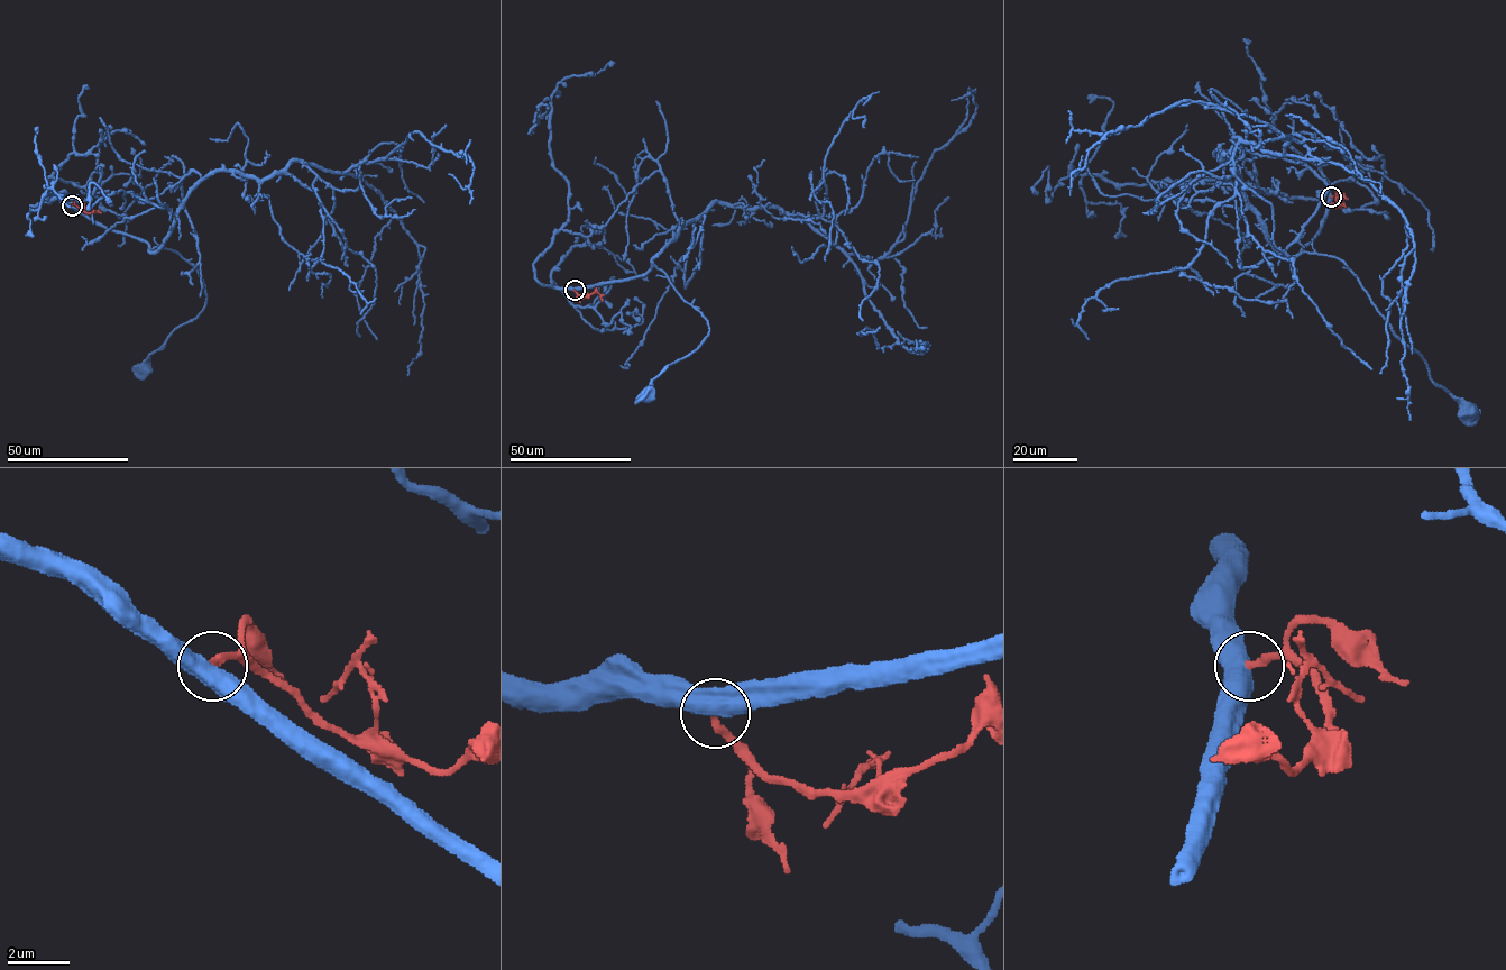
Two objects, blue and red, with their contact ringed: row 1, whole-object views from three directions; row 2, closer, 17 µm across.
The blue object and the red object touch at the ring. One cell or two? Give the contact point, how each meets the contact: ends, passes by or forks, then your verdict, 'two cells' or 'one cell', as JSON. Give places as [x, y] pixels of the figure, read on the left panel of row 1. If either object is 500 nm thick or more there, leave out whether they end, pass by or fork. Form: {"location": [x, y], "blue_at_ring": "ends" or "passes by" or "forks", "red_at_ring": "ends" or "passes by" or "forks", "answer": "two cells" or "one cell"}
{"location": [72, 206], "answer": "two cells"}

